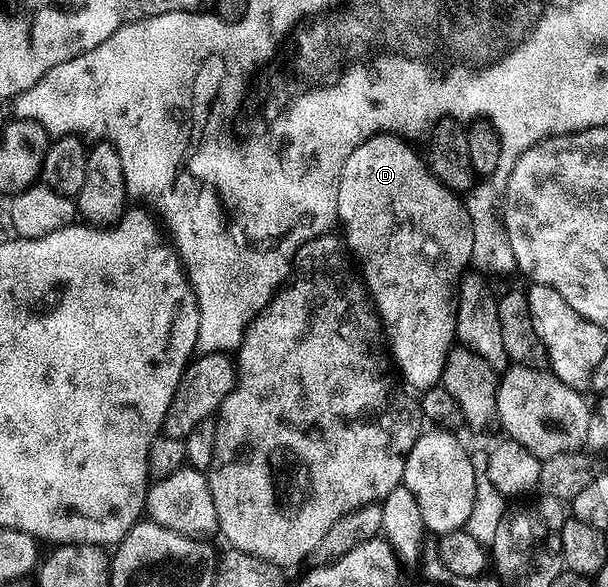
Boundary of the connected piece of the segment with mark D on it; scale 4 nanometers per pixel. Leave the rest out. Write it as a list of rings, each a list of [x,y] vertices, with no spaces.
[[[379,133],[376,137],[368,137],[351,155],[347,155],[347,163],[343,163],[343,171],[339,175],[339,207],[337,208],[337,220],[340,228],[345,228],[343,240],[349,246],[349,252],[359,276],[365,282],[365,288],[372,300],[373,308],[377,310],[377,316],[381,318],[381,327],[384,340],[387,342],[391,361],[399,370],[399,377],[410,390],[424,391],[441,384],[443,367],[450,349],[454,348],[457,335],[457,311],[455,308],[455,290],[463,276],[470,268],[472,229],[471,219],[465,210],[464,200],[454,190],[448,189],[432,171],[429,170],[426,158],[421,157],[412,149],[408,140],[396,135]]]

